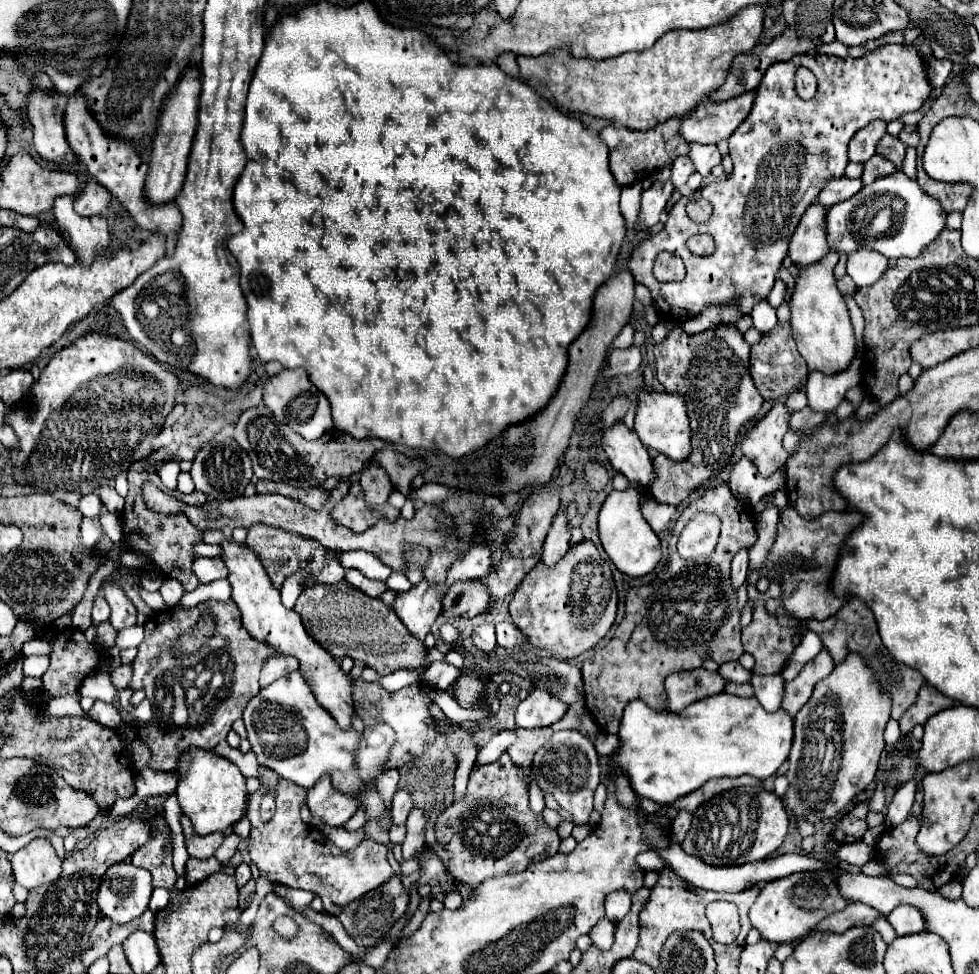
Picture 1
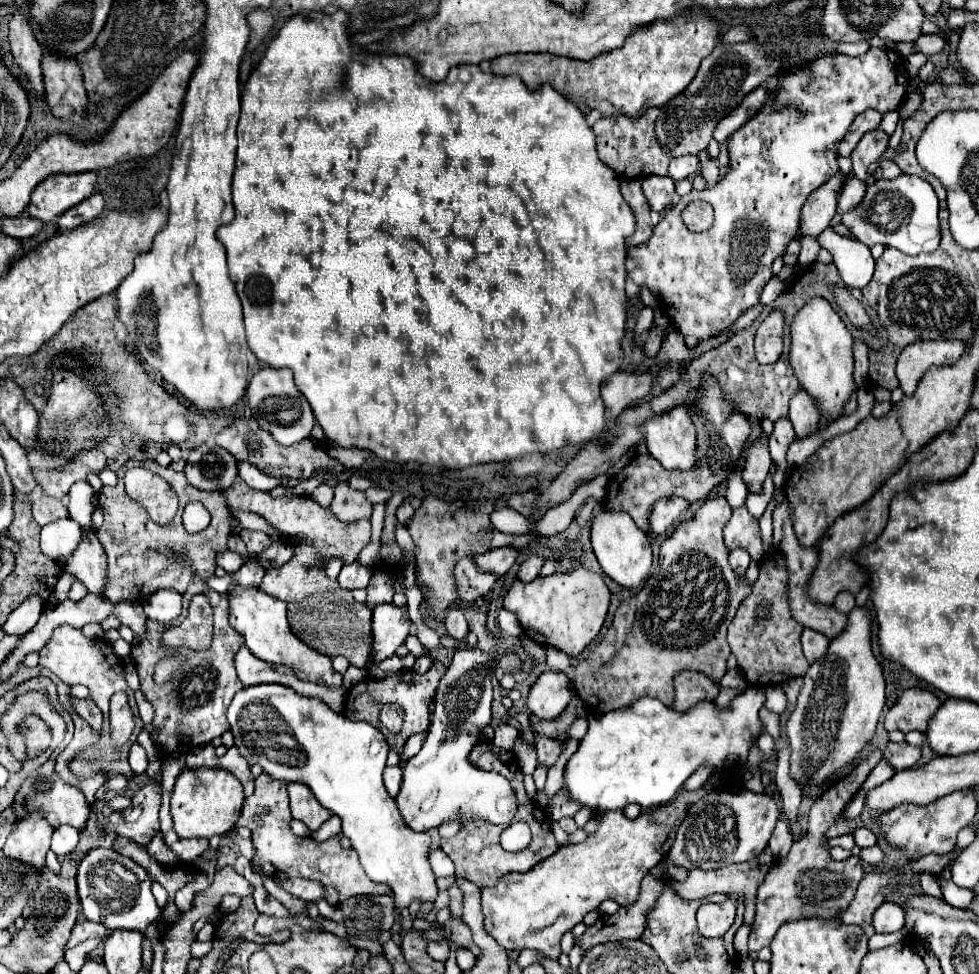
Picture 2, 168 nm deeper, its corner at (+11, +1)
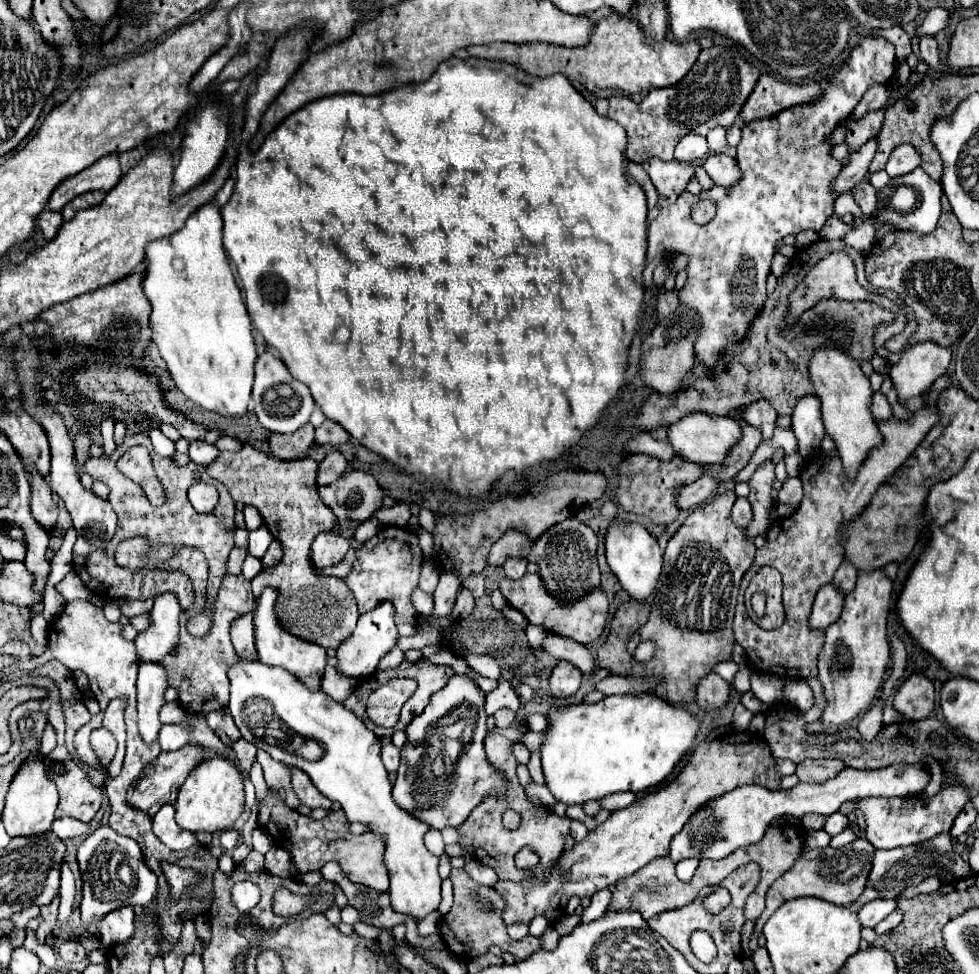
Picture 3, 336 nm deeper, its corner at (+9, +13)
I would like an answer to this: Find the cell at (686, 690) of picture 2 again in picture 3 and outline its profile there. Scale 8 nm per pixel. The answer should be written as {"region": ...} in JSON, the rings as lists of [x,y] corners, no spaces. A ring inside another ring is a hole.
{"region":[[[709,674],[699,682],[697,688],[697,704],[705,710],[717,710],[727,704],[731,686],[717,674]]]}

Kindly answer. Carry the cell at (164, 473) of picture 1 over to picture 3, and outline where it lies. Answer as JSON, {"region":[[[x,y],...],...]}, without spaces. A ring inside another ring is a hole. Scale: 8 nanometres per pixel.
{"region":[[[157,426],[149,428],[149,438],[151,438],[151,444],[159,456],[171,458],[175,454],[175,442],[169,440],[167,436],[163,436],[163,432]]]}

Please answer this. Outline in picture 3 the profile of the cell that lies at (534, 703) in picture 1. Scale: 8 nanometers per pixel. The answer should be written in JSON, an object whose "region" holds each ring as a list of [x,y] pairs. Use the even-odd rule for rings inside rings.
{"region":[[[559,662],[553,672],[551,672],[551,678],[549,678],[549,684],[551,684],[551,694],[555,698],[567,698],[571,694],[575,694],[581,686],[581,680],[583,680],[583,672],[573,666],[571,662]]]}

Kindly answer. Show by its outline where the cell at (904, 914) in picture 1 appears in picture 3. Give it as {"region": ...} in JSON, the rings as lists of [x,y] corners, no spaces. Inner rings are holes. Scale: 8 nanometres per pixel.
{"region":[[[875,900],[875,902],[867,902],[859,912],[857,918],[861,922],[861,926],[869,926],[875,928],[883,918],[887,918],[893,910],[897,908],[895,900]]]}

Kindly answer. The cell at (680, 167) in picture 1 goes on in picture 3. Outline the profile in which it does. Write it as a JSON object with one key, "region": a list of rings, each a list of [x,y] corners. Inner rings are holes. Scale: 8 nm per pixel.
{"region":[[[693,132],[683,136],[679,140],[679,144],[675,146],[675,158],[683,160],[683,162],[687,162],[687,160],[699,160],[707,152],[709,152],[707,140],[703,136],[695,136]]]}

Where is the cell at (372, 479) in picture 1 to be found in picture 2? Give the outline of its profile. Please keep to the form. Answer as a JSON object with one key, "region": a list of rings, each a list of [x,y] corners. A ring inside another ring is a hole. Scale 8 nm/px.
{"region":[[[347,480],[337,482],[335,498],[331,502],[331,510],[335,512],[337,518],[341,518],[345,522],[361,520],[361,518],[365,518],[365,508],[369,508],[369,516],[371,516],[371,508],[373,506],[367,502],[365,492],[353,490]]]}

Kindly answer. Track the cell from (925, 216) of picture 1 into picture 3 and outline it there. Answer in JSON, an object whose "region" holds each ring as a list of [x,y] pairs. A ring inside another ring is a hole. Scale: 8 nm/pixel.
{"region":[[[917,168],[913,172],[909,172],[907,176],[899,176],[899,178],[893,178],[891,184],[879,192],[879,212],[873,216],[875,222],[877,222],[877,230],[885,224],[885,222],[893,222],[895,226],[899,226],[899,230],[913,230],[913,232],[921,232],[921,234],[929,234],[937,220],[939,220],[939,212],[941,212],[941,198],[939,198],[939,192],[941,192],[941,186],[939,182],[935,182],[931,176],[925,174],[923,168]],[[901,186],[907,186],[913,190],[915,194],[915,200],[911,206],[893,206],[891,200],[893,200],[893,194],[897,188]]]}

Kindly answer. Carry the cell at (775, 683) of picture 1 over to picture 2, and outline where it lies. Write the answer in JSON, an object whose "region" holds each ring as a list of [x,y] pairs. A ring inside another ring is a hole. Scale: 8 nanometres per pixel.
{"region":[[[769,684],[769,686],[763,688],[763,692],[765,692],[765,704],[763,704],[763,706],[765,706],[767,710],[771,710],[771,712],[781,714],[781,712],[785,710],[785,704],[787,704],[787,698],[785,698],[781,686]]]}

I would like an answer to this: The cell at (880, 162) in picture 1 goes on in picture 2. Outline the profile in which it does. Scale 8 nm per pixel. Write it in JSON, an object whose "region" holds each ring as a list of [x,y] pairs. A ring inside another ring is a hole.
{"region":[[[881,160],[879,162],[879,168],[875,170],[873,178],[879,180],[879,178],[893,178],[893,176],[899,176],[901,170],[897,168],[897,164],[893,160]]]}

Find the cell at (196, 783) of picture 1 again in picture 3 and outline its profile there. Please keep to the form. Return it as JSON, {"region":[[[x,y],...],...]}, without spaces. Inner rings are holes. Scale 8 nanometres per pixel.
{"region":[[[211,758],[201,762],[179,788],[179,796],[175,802],[175,822],[179,828],[187,832],[221,832],[233,826],[233,822],[241,816],[245,806],[243,794],[243,776],[227,758]]]}

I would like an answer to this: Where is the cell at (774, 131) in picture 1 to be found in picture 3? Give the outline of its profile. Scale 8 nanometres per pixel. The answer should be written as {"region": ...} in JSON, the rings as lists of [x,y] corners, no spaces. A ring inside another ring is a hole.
{"region":[[[867,36],[861,40],[859,46],[851,50],[849,60],[843,64],[843,68],[835,74],[835,82],[823,90],[821,98],[813,104],[795,106],[791,110],[783,110],[777,116],[761,118],[753,122],[743,124],[743,138],[737,146],[737,164],[743,172],[743,180],[731,188],[713,186],[711,190],[703,190],[699,196],[693,196],[689,192],[683,192],[673,204],[661,206],[655,220],[649,222],[649,250],[647,260],[651,260],[657,254],[677,252],[687,254],[687,282],[683,290],[679,292],[681,304],[687,304],[689,308],[697,310],[703,318],[703,330],[699,332],[699,340],[695,342],[695,354],[697,360],[705,366],[707,372],[713,372],[715,366],[721,362],[723,352],[735,344],[741,342],[755,316],[759,314],[761,306],[767,300],[765,282],[771,272],[771,260],[775,254],[775,242],[789,236],[799,234],[803,230],[815,230],[819,232],[825,220],[833,214],[833,180],[837,178],[839,170],[843,168],[841,162],[833,160],[829,150],[831,144],[825,142],[825,136],[831,134],[859,104],[861,96],[873,86],[873,84],[889,84],[895,76],[895,48],[885,38],[873,38]],[[701,198],[711,198],[717,206],[717,214],[709,224],[697,226],[691,220],[691,206],[699,202]]]}

